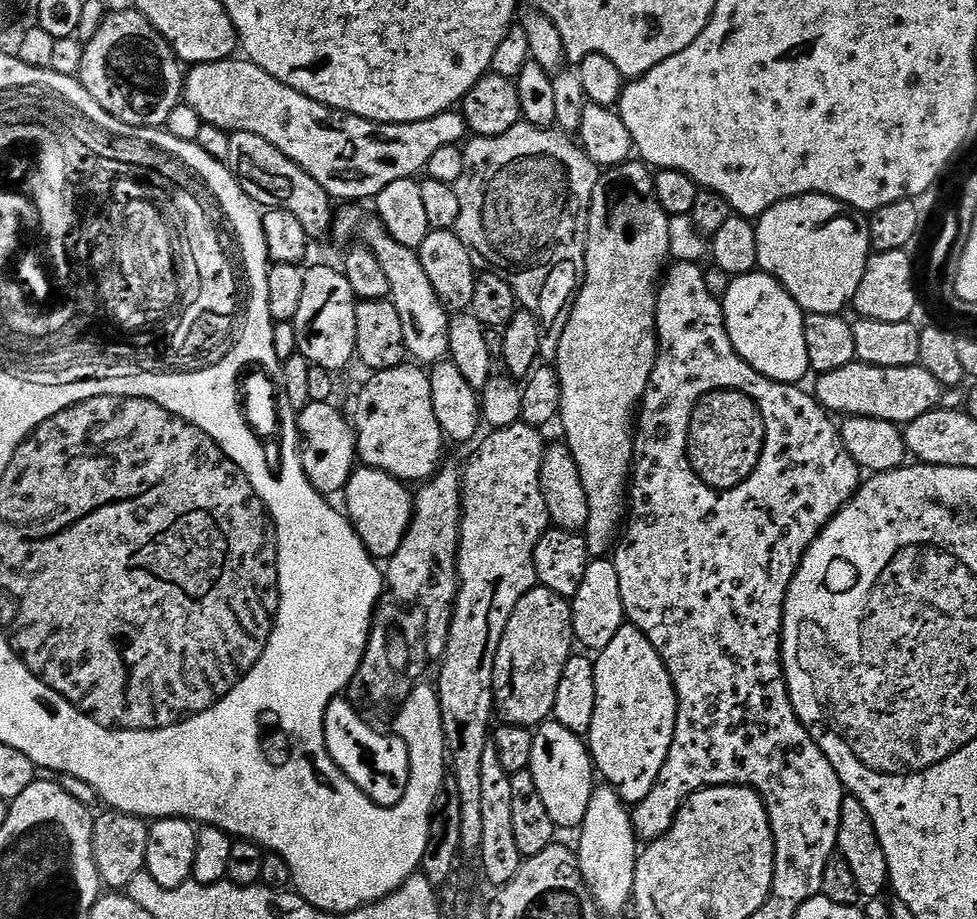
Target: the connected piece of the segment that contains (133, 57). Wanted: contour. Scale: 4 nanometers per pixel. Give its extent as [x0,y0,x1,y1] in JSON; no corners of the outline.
[78,11,184,128]

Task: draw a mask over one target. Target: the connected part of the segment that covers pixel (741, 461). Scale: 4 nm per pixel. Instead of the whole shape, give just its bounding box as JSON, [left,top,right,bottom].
[685,393,762,496]

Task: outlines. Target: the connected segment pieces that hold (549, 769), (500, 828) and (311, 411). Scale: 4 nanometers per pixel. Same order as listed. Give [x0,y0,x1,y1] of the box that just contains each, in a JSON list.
[[530,623,676,830],[478,742,522,890],[298,402,358,498]]

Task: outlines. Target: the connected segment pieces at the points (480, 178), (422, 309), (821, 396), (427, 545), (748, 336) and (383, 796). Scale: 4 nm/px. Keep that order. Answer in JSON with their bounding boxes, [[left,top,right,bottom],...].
[[454,122,602,354],[331,206,450,366],[814,362,945,426],[386,463,461,658],[723,270,809,385],[324,695,411,811]]

